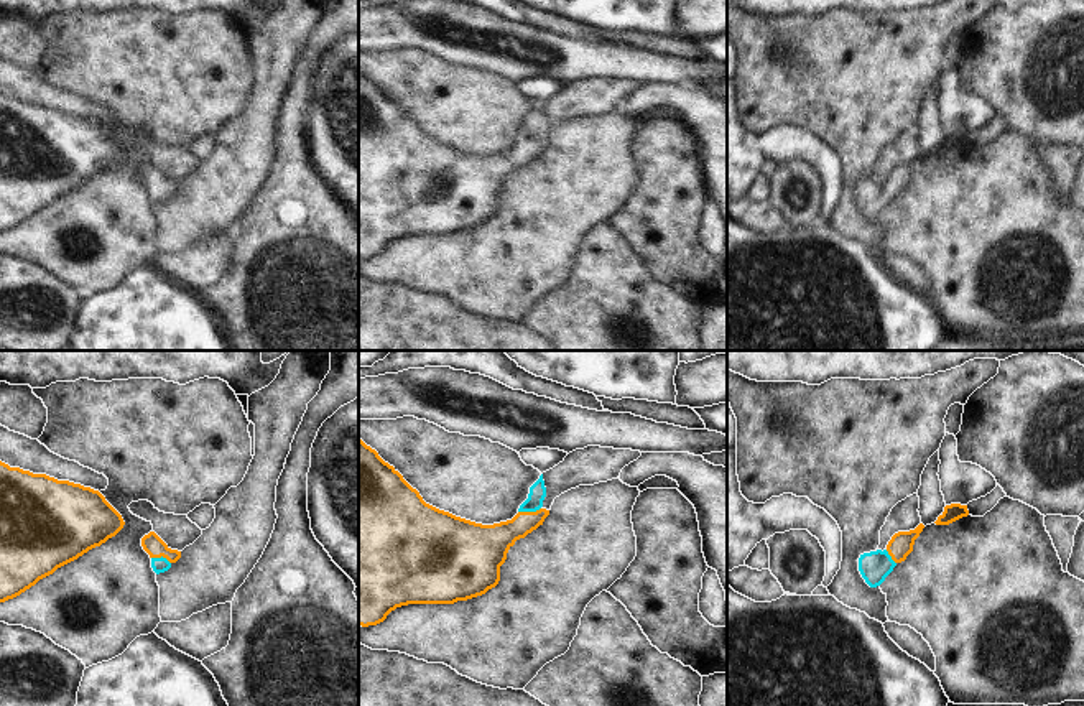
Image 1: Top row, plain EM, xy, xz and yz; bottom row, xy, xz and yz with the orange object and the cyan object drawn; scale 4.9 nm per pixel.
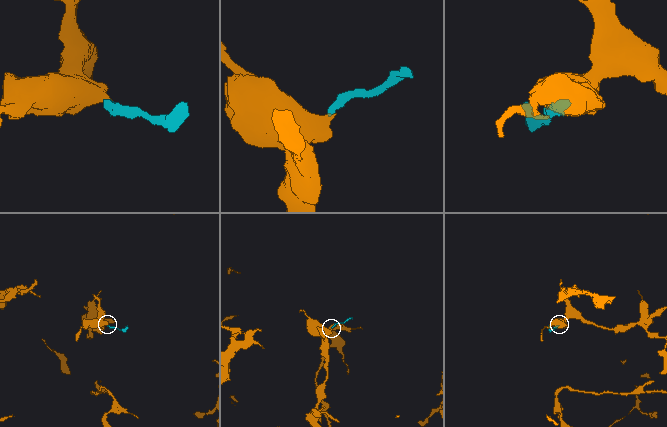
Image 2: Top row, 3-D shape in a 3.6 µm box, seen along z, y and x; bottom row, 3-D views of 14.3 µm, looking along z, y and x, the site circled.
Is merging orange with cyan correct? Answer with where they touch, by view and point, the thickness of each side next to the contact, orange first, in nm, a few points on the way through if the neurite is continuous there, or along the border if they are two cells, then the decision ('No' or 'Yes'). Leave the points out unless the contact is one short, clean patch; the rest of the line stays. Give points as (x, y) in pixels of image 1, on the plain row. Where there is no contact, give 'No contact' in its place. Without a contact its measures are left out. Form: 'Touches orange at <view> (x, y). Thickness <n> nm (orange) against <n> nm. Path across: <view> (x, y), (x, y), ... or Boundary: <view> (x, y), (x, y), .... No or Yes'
Touches orange at xz (528, 143). Thickness 190 nm (orange) against 80 nm. Path across: xz (489, 176), (507, 165), (528, 143), (537, 125). Yes

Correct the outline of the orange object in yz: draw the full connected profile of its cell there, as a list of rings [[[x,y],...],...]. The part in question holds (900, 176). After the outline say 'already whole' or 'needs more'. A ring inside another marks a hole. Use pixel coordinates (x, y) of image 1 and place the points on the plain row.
[[[920,155],[915,161],[898,163],[892,168],[883,183],[877,181],[860,186],[859,202],[870,219],[880,217],[893,199],[906,191],[923,160],[924,156]]]; needs more

